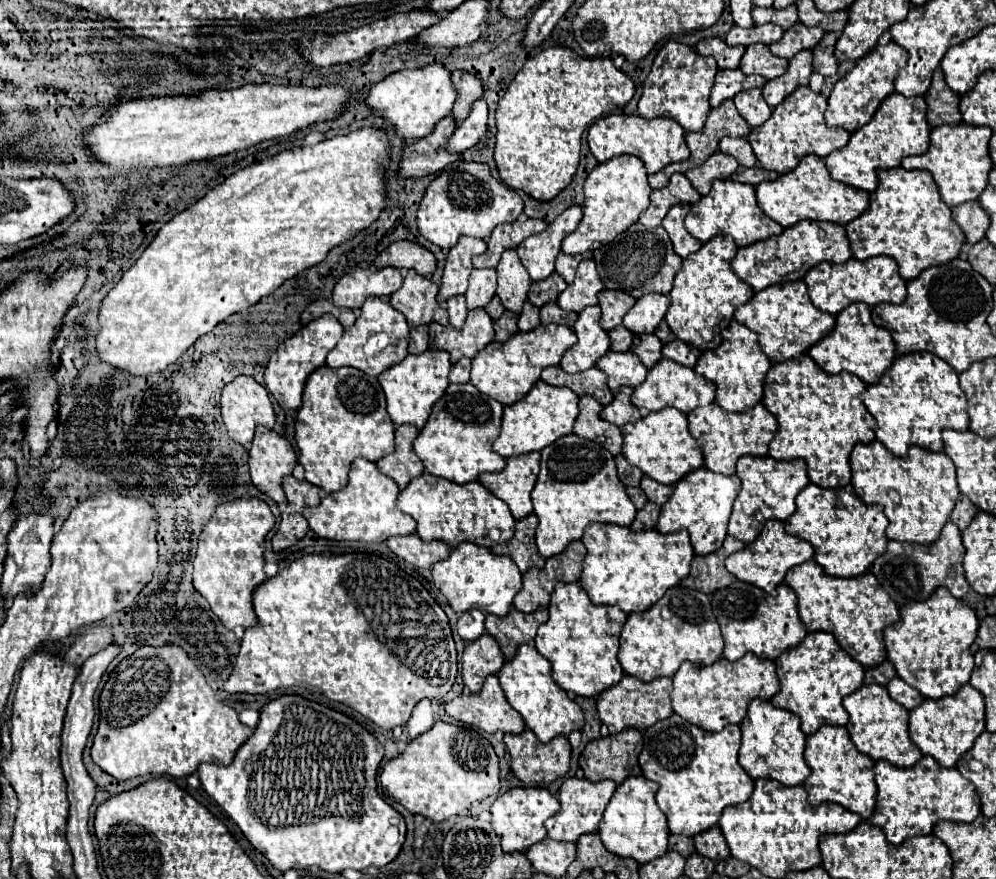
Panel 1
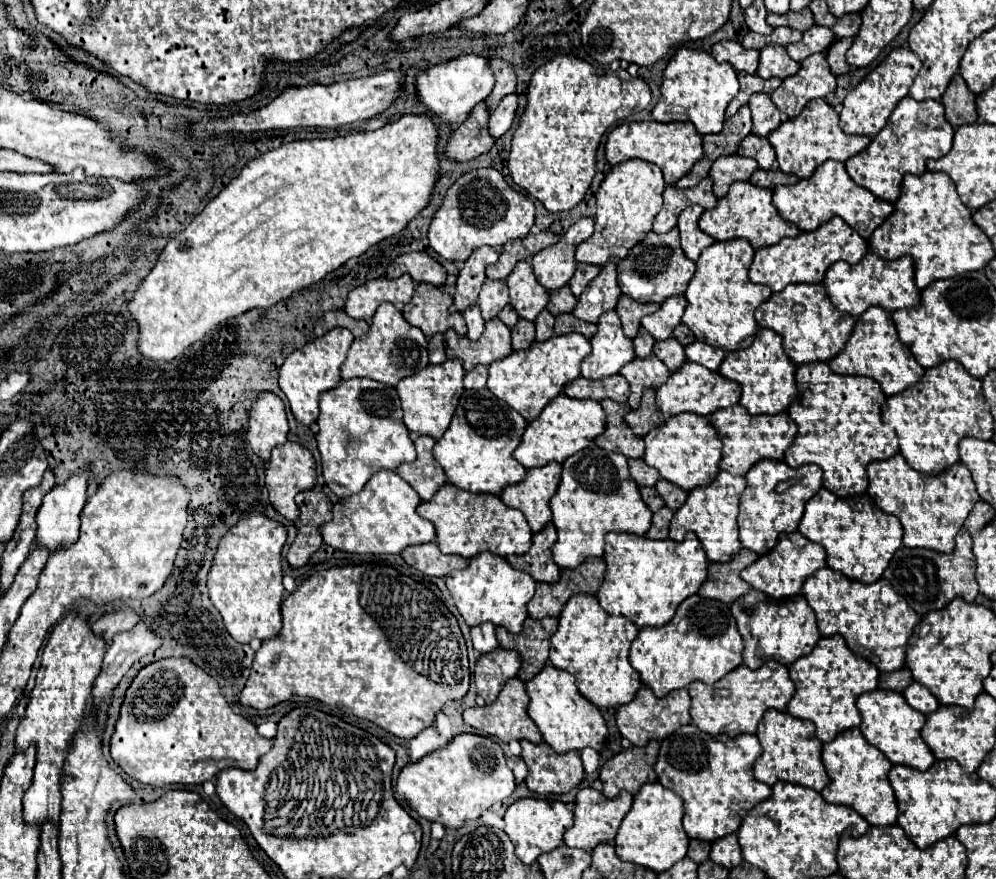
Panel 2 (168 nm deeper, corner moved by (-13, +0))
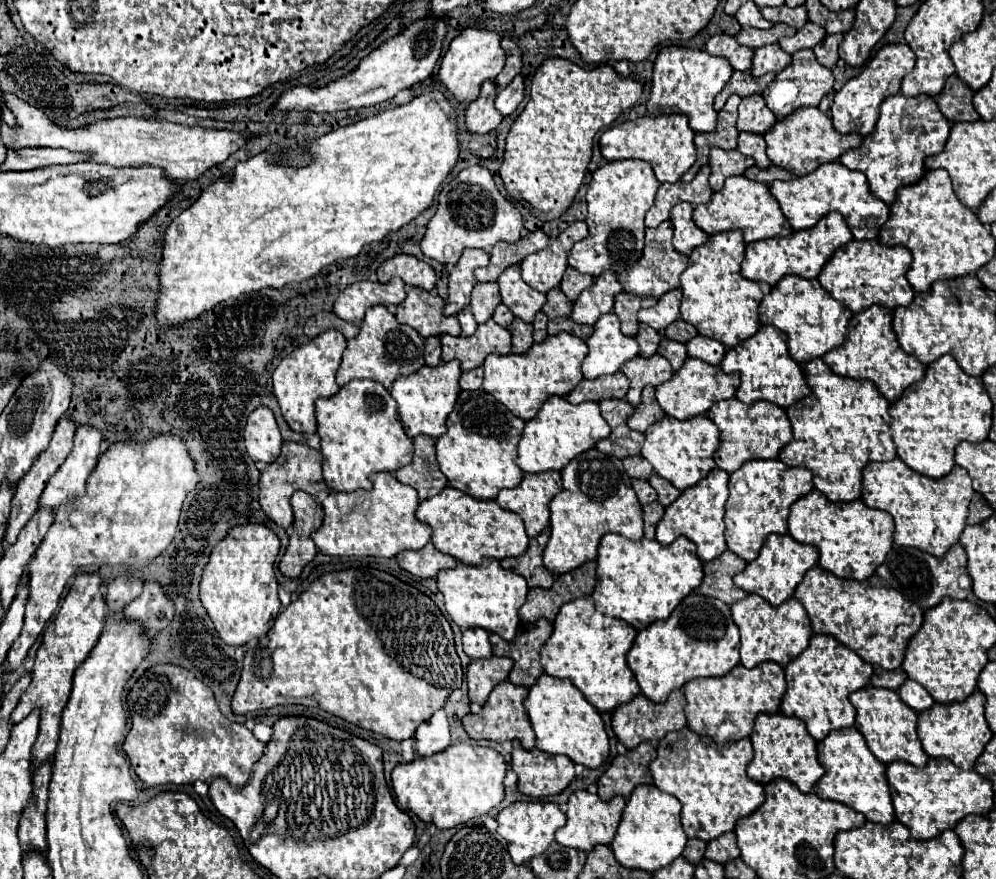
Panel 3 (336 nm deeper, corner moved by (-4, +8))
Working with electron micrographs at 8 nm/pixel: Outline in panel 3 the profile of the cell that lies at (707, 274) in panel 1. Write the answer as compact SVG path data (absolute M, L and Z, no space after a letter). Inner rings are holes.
M725 231L725 233L709 237L707 243L695 247L693 253L689 255L689 267L681 273L681 291L683 291L681 317L687 323L691 323L699 331L699 335L717 339L725 347L735 347L739 341L745 341L757 333L757 329L761 325L759 317L757 317L757 305L771 291L771 285L767 285L767 283L757 283L757 281L749 281L749 279L741 277L739 271L741 271L743 257L745 257L743 235L739 235L739 231Z

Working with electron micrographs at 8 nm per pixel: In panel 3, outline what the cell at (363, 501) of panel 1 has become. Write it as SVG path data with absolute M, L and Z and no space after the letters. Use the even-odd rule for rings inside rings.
M389 471L371 475L371 483L371 489L359 489L353 493L333 491L323 501L323 527L311 535L319 551L327 555L393 557L403 549L419 549L429 543L431 527L415 517L419 505L417 491L399 483Z

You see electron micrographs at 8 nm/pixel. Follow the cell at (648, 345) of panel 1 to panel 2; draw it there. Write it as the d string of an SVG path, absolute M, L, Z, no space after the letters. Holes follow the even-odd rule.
M668 337L666 341L658 341L654 355L660 361L664 361L670 367L670 371L678 371L684 365L684 361L686 361L684 347L674 337Z

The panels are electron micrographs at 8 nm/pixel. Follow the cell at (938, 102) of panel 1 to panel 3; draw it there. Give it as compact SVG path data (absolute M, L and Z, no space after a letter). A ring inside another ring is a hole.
M951 75L943 87L943 91L935 97L937 105L941 109L941 113L951 121L977 121L979 113L975 111L971 99L973 99L973 91L957 77Z

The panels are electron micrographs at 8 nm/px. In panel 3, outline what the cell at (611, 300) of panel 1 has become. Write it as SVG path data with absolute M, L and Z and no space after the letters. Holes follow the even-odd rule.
M619 293L615 297L615 313L621 319L621 331L625 335L635 335L639 321L637 321L637 311L643 307L653 307L657 303L655 297L633 297L629 293Z

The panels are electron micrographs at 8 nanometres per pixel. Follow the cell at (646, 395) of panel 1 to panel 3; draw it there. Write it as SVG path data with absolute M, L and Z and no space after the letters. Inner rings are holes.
M687 357L683 367L679 371L675 371L675 375L667 381L661 383L655 389L655 401L661 405L661 409L675 417L675 419L689 419L695 415L705 413L713 403L723 401L723 399L731 399L737 391L737 383L733 375L727 375L721 371L721 367L711 367L709 363L703 363L701 359L691 359Z

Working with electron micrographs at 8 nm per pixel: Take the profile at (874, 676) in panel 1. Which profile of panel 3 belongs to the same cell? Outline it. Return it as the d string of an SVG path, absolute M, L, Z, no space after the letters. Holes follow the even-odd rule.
M875 667L873 677L871 677L871 685L873 685L873 687L885 687L885 689L897 691L897 689L903 685L905 679L907 679L907 673L905 673L901 667L899 667L899 669L893 669L893 671Z

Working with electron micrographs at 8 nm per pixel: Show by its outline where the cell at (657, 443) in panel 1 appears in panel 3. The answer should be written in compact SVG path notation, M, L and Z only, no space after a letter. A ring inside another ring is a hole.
M663 417L659 423L653 423L645 431L645 443L641 449L641 457L645 457L657 475L663 479L671 481L677 489L687 489L697 485L711 469L715 469L713 453L719 447L719 429L715 423L705 417L691 417L691 419L673 419L673 417Z

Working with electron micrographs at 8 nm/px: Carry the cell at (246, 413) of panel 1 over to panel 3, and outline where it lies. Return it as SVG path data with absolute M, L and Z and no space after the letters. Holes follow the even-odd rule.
M259 405L247 417L243 439L247 453L255 463L273 463L277 459L283 439L275 423L273 411L267 405Z

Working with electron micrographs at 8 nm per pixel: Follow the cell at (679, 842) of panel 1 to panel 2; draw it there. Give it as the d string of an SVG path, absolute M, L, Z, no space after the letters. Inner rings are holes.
M692 839L690 841L690 849L688 849L688 857L694 861L694 863L704 863L710 855L710 843L708 841L700 841L700 839Z

